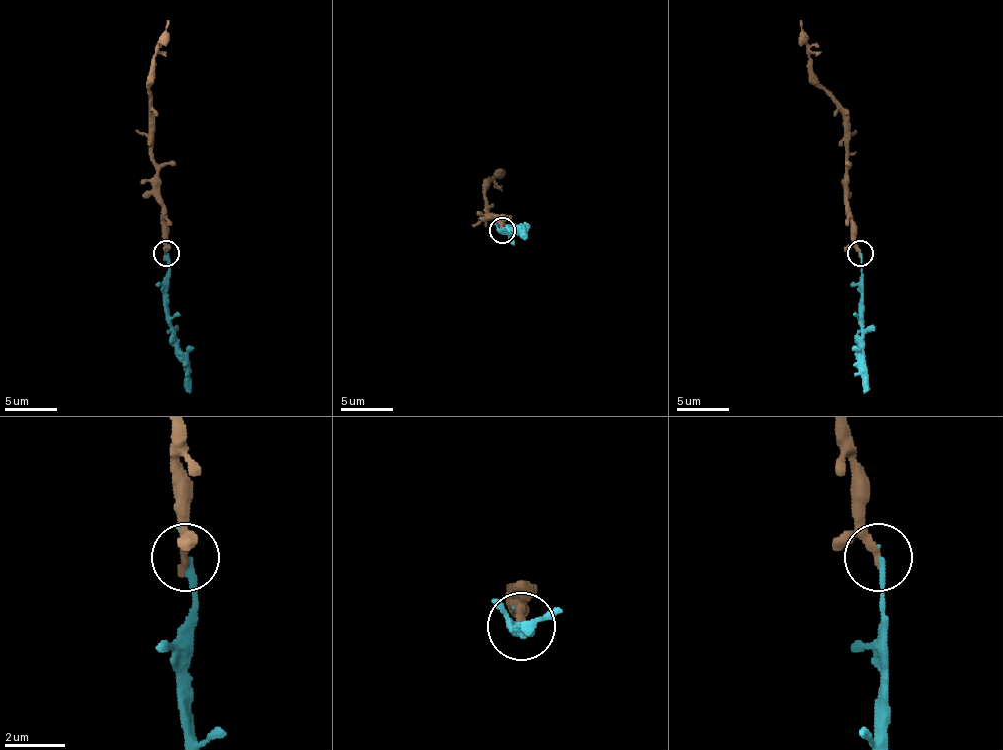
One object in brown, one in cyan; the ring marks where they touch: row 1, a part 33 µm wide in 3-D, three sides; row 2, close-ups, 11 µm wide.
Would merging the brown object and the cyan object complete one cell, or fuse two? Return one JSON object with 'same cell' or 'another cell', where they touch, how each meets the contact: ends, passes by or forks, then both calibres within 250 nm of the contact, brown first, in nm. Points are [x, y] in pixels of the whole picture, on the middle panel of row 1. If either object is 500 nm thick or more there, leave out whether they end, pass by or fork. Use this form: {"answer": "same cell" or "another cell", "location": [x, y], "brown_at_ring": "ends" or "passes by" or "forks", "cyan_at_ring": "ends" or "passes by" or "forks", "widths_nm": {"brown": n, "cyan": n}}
{"answer": "same cell", "location": [502, 230], "brown_at_ring": "passes by", "cyan_at_ring": "ends", "widths_nm": {"brown": 240, "cyan": 200}}

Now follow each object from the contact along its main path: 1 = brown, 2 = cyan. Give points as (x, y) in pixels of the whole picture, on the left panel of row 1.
1: (165, 254), (157, 163), (152, 158), (152, 69), (155, 46), (168, 20)
2: (165, 254), (168, 324), (183, 361), (186, 387), (191, 392)

